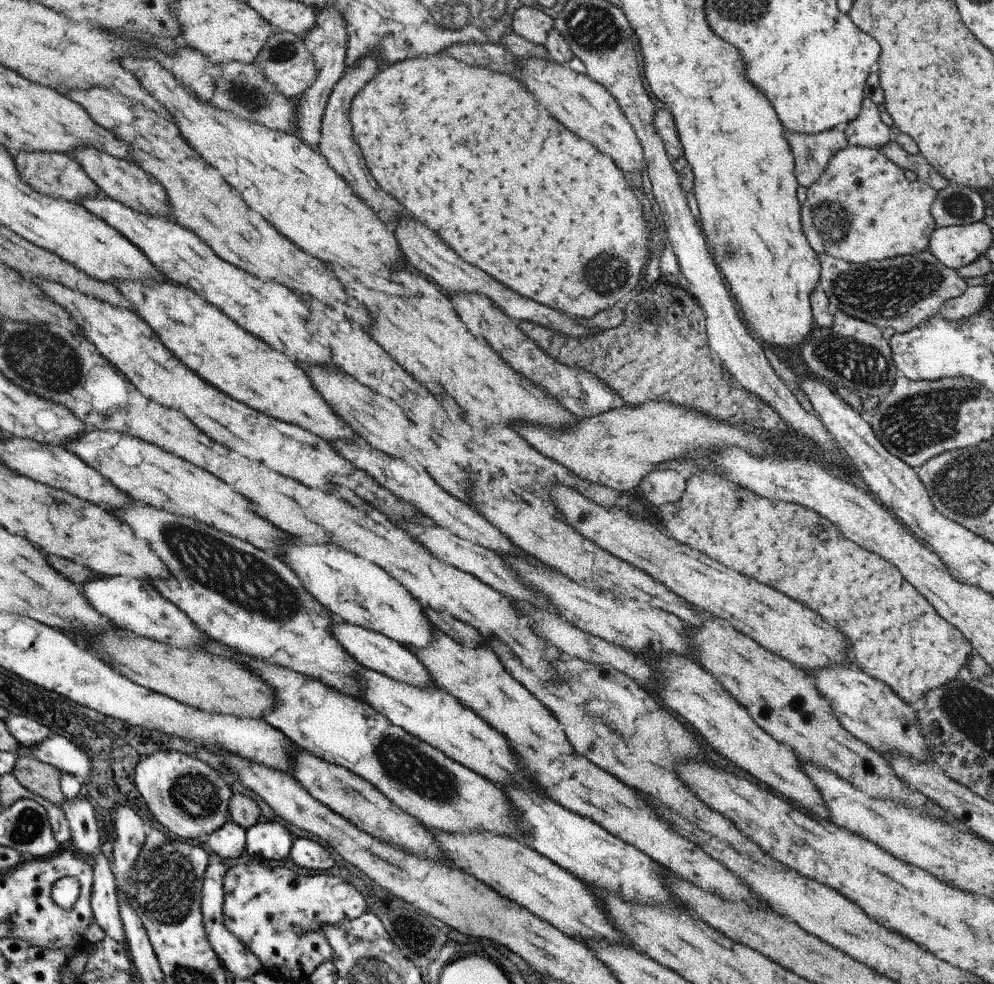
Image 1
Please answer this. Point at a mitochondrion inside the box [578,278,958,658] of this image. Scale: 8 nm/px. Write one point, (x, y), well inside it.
(849, 361)

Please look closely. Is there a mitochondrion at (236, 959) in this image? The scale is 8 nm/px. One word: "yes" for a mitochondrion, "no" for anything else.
no

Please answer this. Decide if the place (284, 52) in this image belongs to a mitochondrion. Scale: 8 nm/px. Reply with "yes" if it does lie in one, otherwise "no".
yes

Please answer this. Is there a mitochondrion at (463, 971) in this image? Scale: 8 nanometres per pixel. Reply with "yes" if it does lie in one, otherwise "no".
no

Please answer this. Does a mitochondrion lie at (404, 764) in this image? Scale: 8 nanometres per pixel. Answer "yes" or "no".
yes

